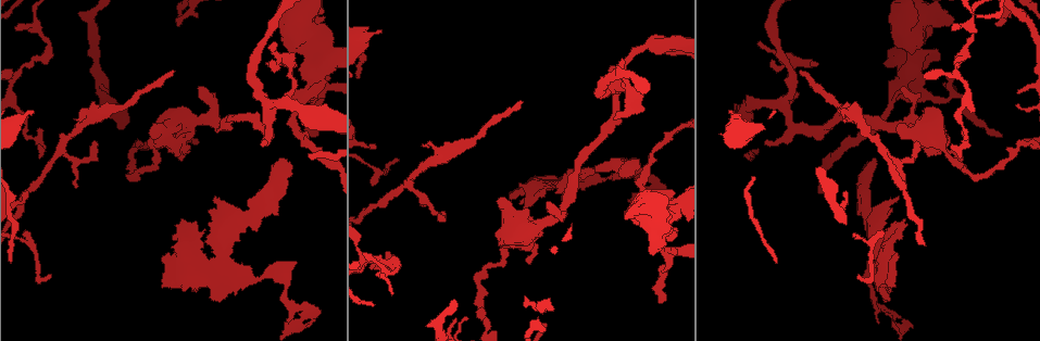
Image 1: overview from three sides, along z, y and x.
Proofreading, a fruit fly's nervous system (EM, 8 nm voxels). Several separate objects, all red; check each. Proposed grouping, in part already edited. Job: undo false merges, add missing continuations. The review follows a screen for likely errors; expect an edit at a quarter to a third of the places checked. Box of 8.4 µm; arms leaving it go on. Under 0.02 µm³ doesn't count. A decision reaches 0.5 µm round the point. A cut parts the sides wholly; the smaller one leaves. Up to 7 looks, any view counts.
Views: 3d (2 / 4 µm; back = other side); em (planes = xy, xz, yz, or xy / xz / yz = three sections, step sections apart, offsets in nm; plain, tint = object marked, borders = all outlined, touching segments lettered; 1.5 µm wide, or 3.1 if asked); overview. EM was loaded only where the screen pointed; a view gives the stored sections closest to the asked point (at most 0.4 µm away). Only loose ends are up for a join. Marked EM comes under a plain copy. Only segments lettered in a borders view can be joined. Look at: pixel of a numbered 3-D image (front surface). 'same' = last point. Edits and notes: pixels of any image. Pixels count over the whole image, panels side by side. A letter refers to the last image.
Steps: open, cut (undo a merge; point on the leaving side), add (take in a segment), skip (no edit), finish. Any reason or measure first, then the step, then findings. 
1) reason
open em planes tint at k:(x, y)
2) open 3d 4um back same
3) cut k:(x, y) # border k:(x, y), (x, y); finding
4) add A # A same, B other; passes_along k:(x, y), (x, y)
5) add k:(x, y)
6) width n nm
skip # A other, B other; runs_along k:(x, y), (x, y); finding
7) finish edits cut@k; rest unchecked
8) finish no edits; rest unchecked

thin end
open 3d 4um at 1:(315, 135)

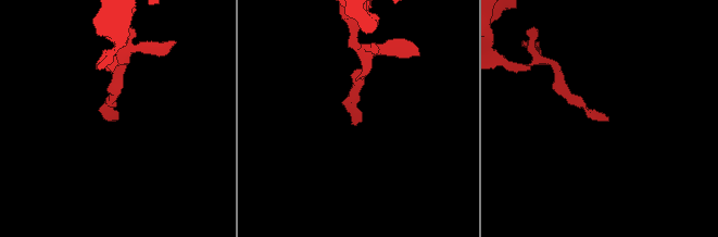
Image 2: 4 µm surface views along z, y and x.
shape alone is not enough
open em yz step 4 tint at 2:(113, 121)

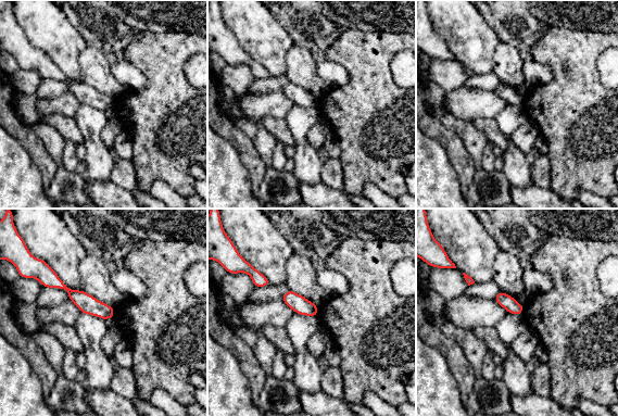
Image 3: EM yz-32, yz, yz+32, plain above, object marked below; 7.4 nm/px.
open em planes borders same

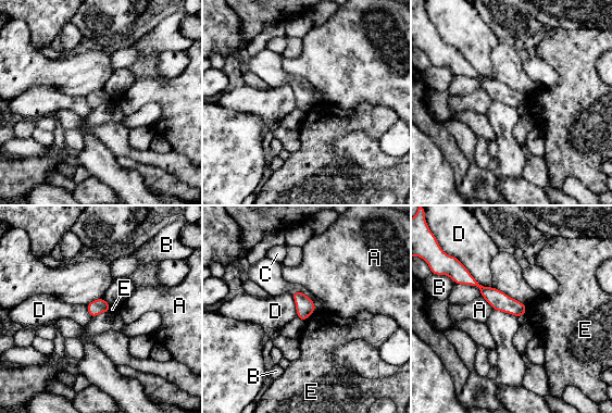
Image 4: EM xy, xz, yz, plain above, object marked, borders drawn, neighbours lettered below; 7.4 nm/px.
skip # A other, B other, C other, D other, E other; border 4:(460, 262), (479, 284), (491, 286); none of them fits

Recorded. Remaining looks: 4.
an open end
open em yz step 4 borders at 1:(900, 126)

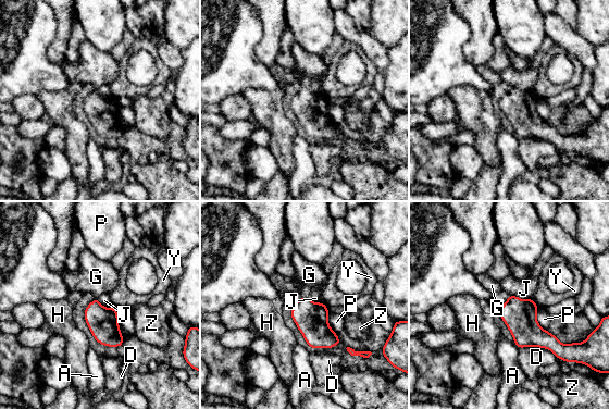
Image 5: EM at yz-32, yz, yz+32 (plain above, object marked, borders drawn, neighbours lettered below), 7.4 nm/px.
another direction
open em planes borders same

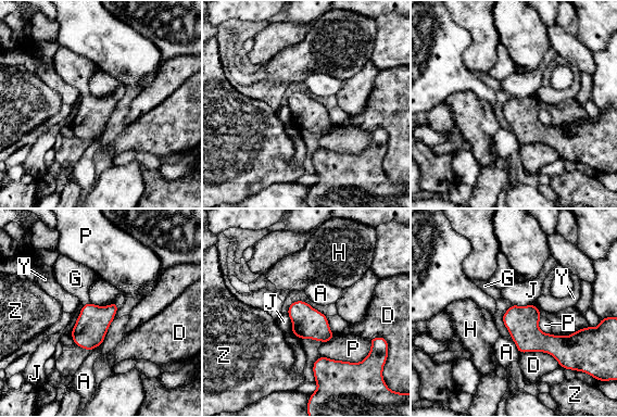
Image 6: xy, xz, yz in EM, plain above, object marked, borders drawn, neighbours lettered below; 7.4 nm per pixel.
width 240 nm
add G # A other, D other, G same, H other, J other, P other, Y other, Z other; the neuron continues

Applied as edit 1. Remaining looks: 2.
finish edits add@6; rest unchecked

